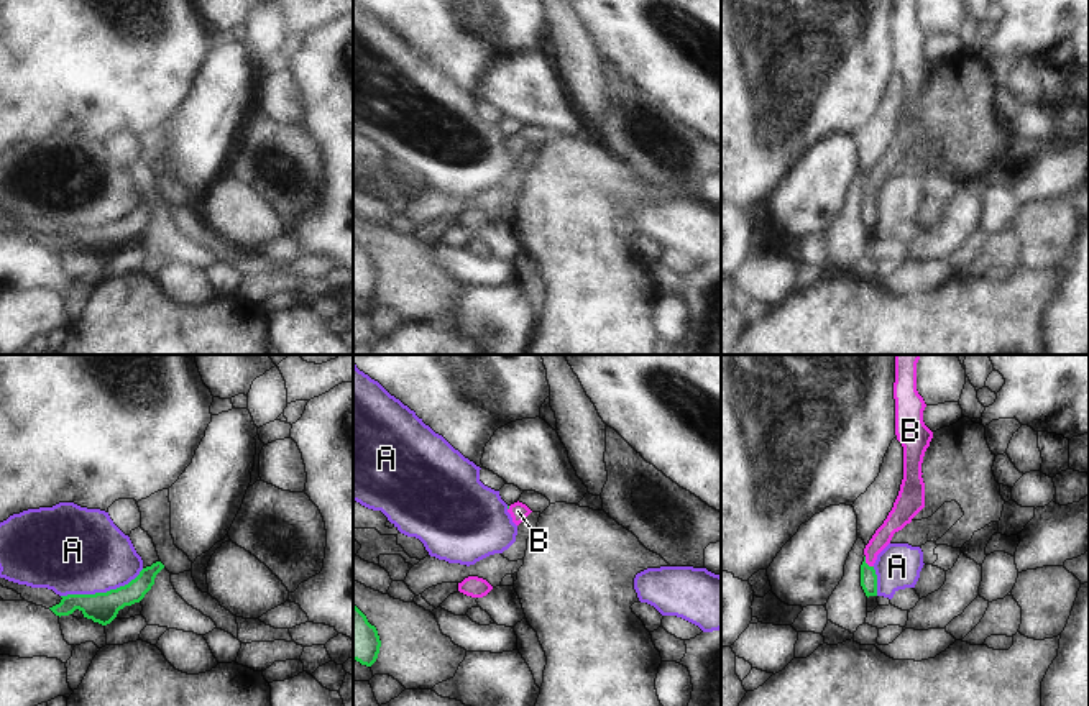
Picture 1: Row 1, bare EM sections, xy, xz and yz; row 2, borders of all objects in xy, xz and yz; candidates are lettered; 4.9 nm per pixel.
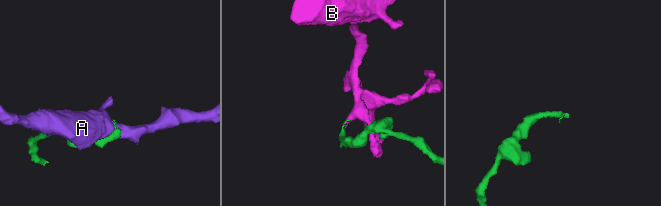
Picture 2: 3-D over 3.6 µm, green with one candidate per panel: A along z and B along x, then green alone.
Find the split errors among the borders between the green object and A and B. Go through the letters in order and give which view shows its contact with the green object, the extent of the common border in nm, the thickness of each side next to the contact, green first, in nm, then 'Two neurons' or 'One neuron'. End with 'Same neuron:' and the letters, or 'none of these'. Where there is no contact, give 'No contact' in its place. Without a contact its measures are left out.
A: Touches green in xy. Shared border 440 nm. Thickness 150 nm (green) against 440 nm. Two neurons
B: Touches green in yz. Shared border 70 nm. Thickness 80 nm (green) against 90 nm. One neuron
Same neuron: B

